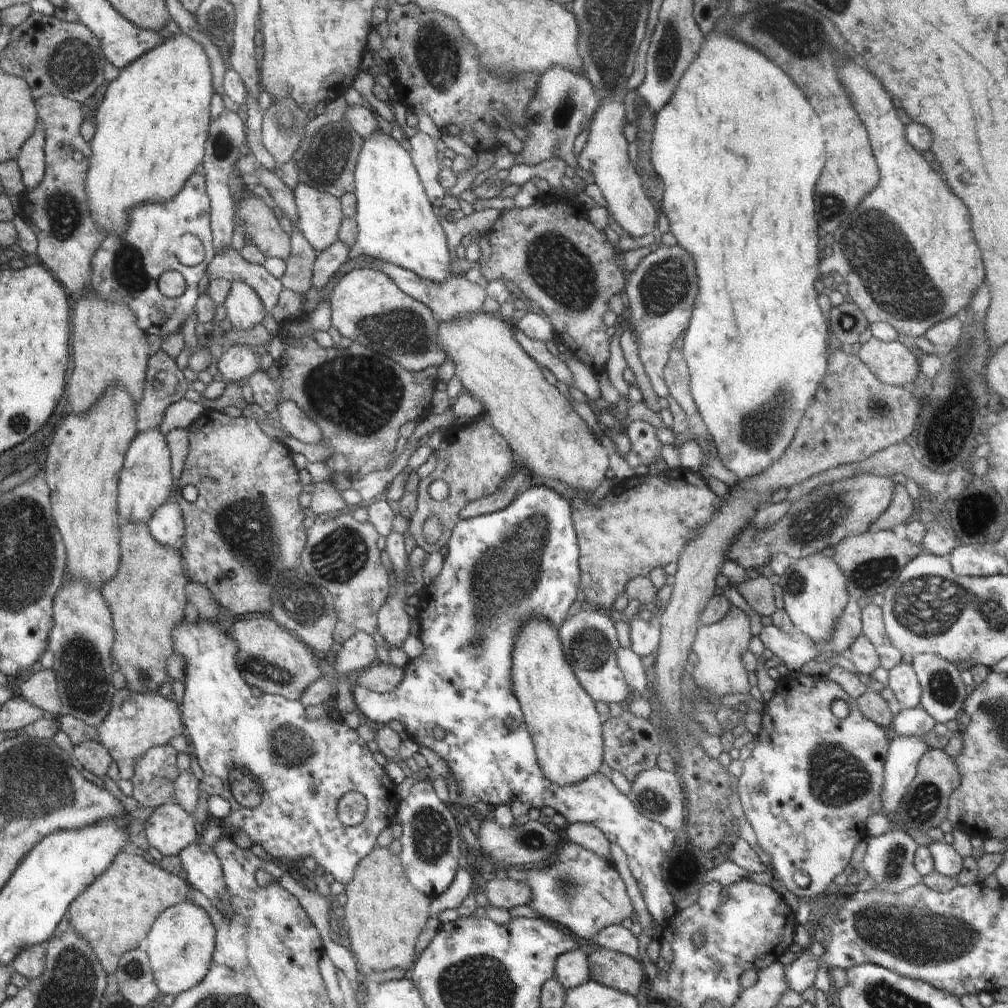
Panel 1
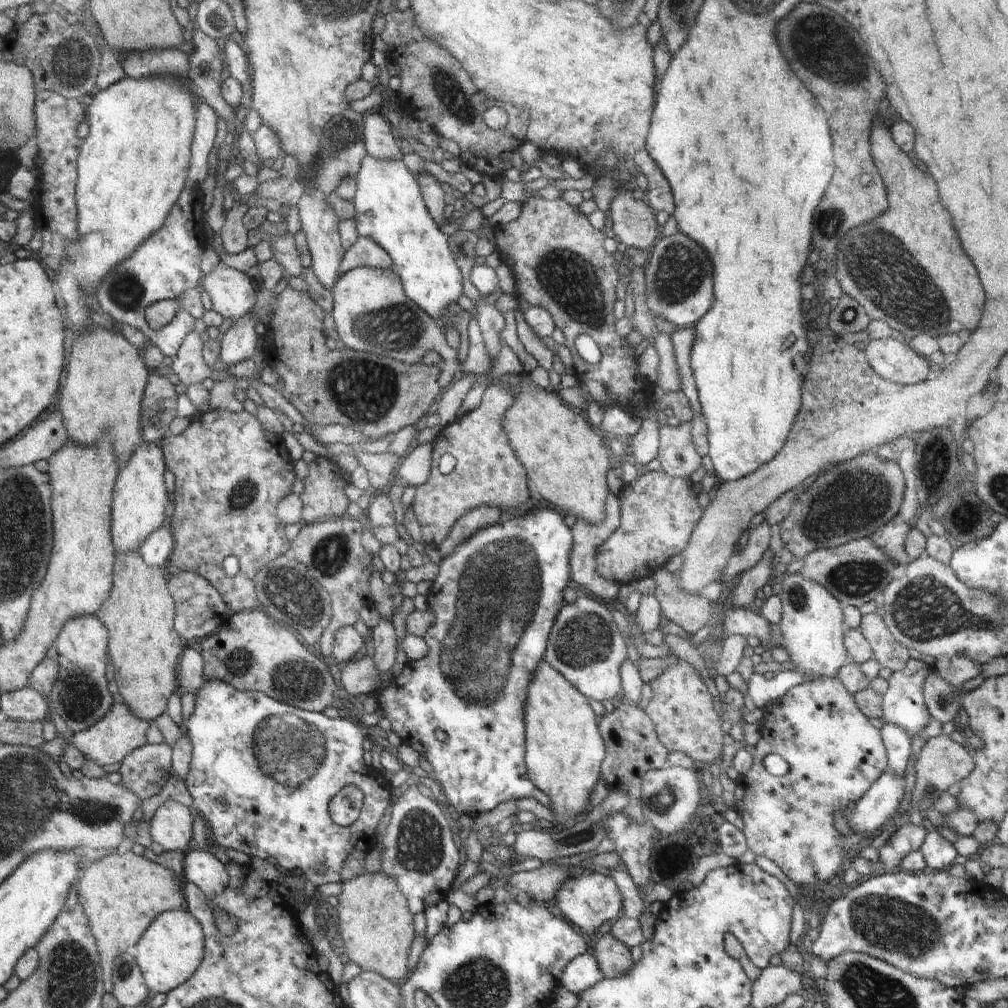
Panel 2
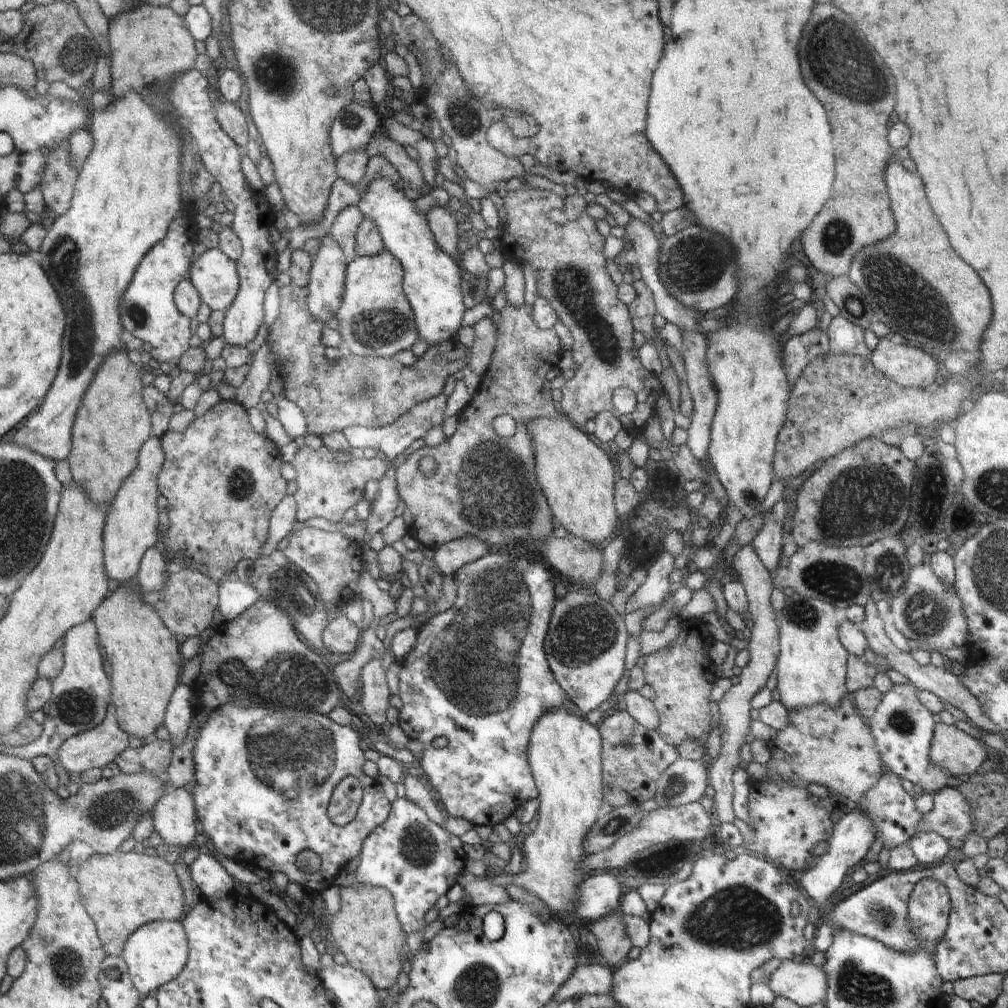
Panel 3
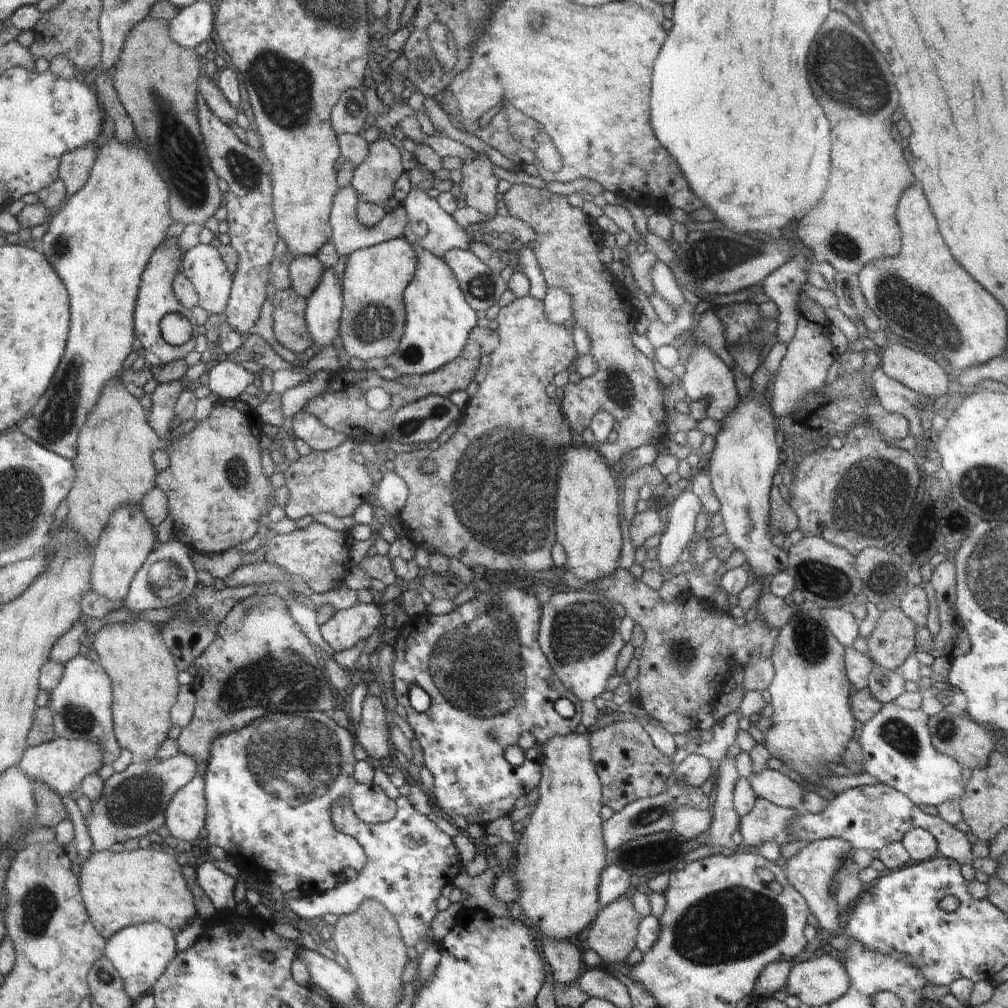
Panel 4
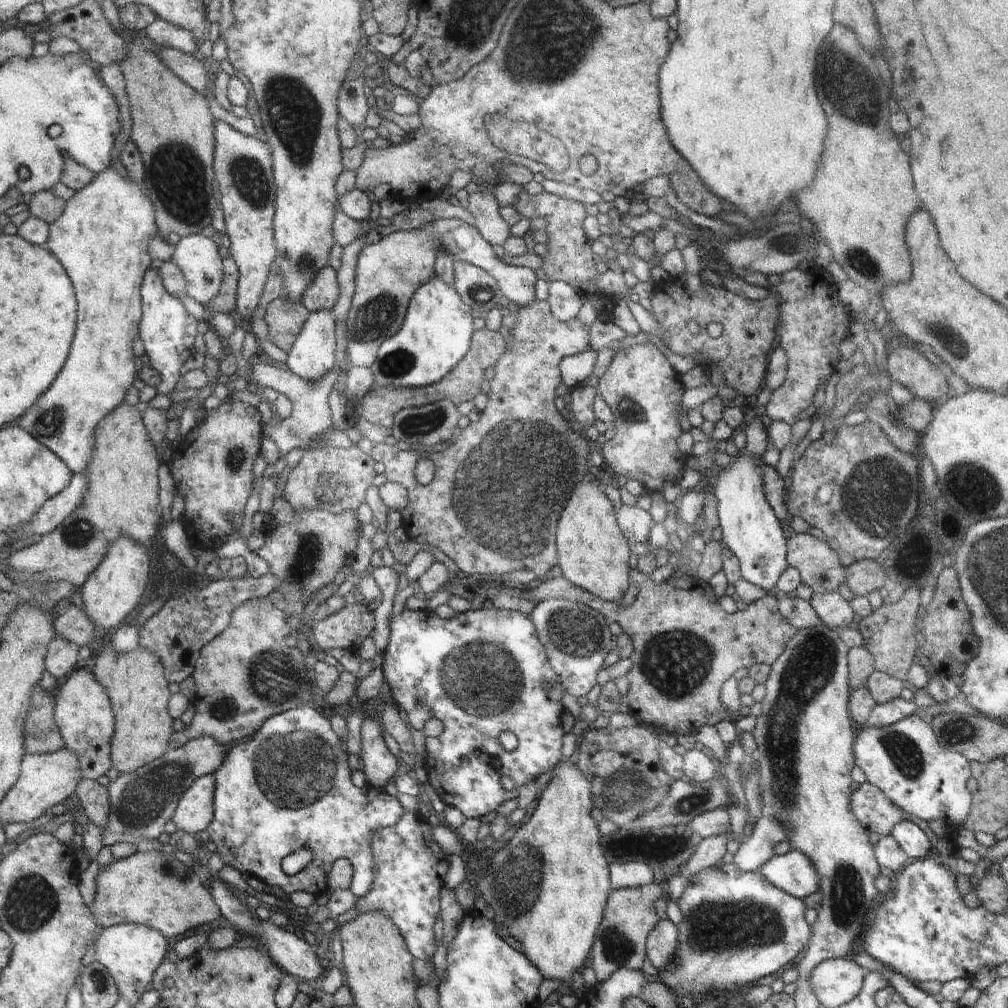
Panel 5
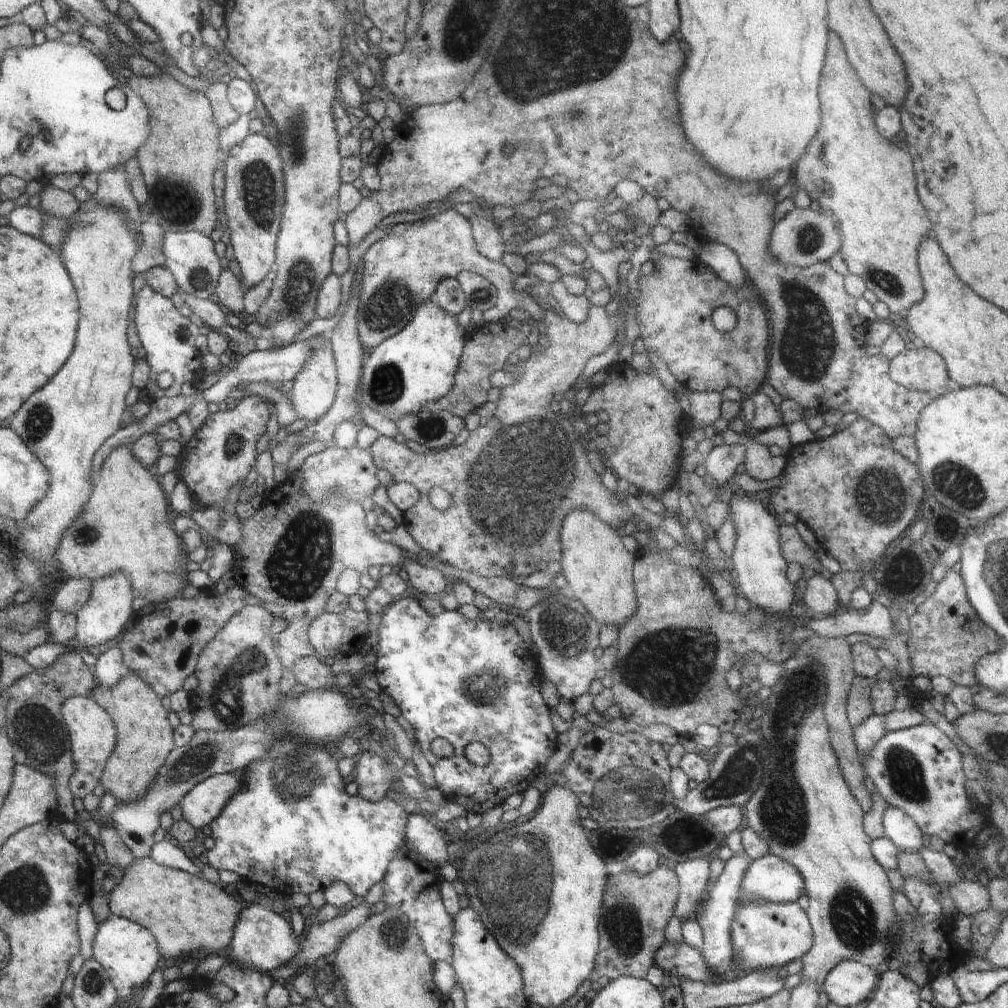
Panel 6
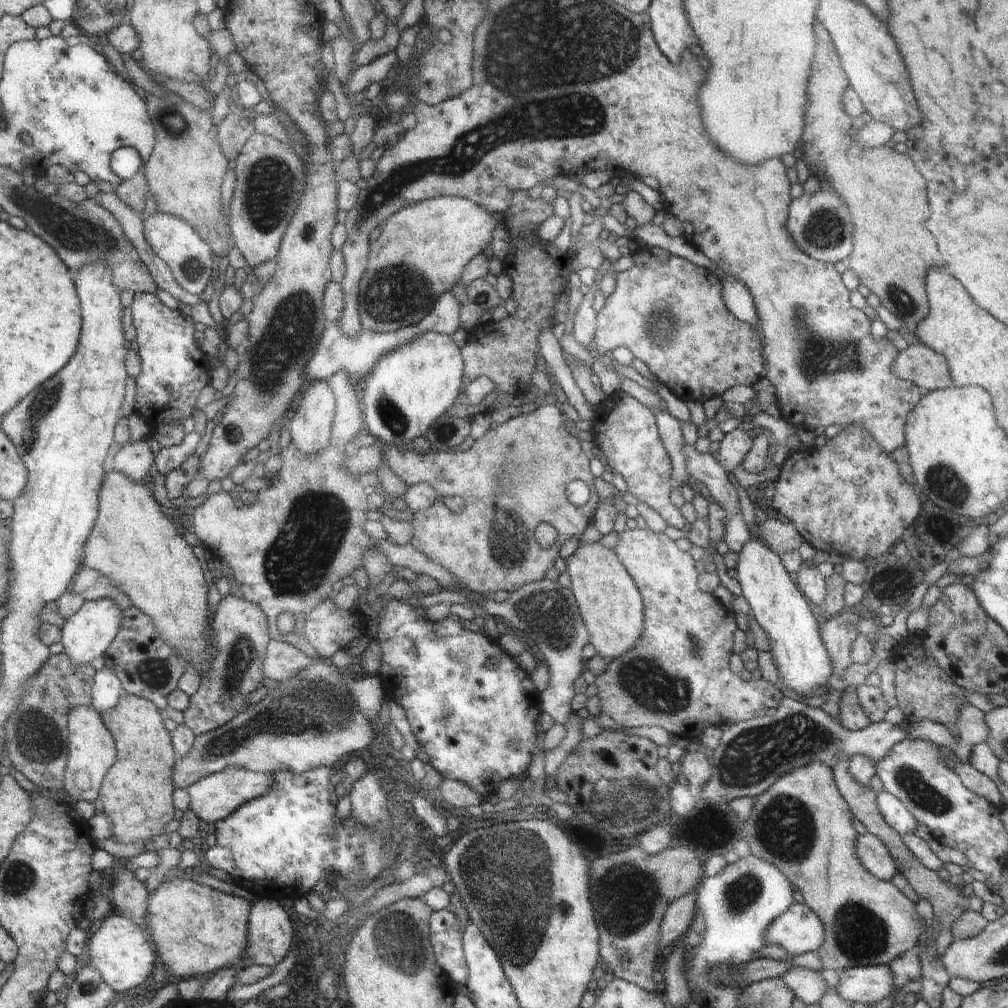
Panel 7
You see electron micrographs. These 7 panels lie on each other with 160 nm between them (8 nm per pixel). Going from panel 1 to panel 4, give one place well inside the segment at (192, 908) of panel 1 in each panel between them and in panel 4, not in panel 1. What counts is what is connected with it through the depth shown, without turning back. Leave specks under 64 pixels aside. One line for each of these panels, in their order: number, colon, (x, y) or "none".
2: (170, 950)
3: (155, 954)
4: (141, 953)

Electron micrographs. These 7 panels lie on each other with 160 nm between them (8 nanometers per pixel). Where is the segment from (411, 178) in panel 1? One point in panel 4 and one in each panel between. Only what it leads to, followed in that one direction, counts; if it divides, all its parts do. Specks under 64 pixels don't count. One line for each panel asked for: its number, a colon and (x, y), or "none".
2: (390, 209)
3: (432, 279)
4: (439, 320)

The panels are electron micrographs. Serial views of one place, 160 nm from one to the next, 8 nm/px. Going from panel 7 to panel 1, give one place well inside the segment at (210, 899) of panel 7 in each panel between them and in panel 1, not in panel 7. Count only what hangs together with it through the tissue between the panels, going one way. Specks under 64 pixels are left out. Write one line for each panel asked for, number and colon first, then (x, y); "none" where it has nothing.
1: (116, 912)
2: (121, 894)
3: (122, 892)
4: (121, 889)
5: (153, 888)
6: (182, 912)

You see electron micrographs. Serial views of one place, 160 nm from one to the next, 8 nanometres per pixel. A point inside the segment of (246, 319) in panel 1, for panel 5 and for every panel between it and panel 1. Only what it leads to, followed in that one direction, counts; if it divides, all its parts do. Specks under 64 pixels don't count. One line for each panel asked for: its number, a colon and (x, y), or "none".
2: (232, 293)
3: (214, 275)
4: (202, 265)
5: (196, 255)

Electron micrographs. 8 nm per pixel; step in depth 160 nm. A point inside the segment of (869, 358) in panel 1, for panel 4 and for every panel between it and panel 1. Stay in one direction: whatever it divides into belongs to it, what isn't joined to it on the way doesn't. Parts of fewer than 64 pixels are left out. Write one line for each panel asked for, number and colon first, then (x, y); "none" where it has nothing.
2: (891, 359)
3: (909, 366)
4: (913, 368)

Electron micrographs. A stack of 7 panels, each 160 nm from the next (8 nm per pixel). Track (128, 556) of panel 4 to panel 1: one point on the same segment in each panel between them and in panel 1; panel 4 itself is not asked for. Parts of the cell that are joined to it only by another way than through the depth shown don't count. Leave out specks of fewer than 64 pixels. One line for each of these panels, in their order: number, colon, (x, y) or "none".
1: (145, 481)
2: (140, 499)
3: (132, 528)

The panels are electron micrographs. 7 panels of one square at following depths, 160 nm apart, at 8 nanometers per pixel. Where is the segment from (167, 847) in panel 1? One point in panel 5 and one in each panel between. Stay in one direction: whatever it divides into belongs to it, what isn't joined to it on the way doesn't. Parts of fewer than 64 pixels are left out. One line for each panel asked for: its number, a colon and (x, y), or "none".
2: (171, 825)
3: (174, 814)
4: (185, 817)
5: (196, 809)

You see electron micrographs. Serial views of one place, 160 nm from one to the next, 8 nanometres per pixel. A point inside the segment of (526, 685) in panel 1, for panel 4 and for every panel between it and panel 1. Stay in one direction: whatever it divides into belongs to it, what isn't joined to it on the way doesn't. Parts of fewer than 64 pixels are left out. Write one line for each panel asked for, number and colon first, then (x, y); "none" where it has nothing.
2: (563, 747)
3: (565, 751)
4: (559, 863)

